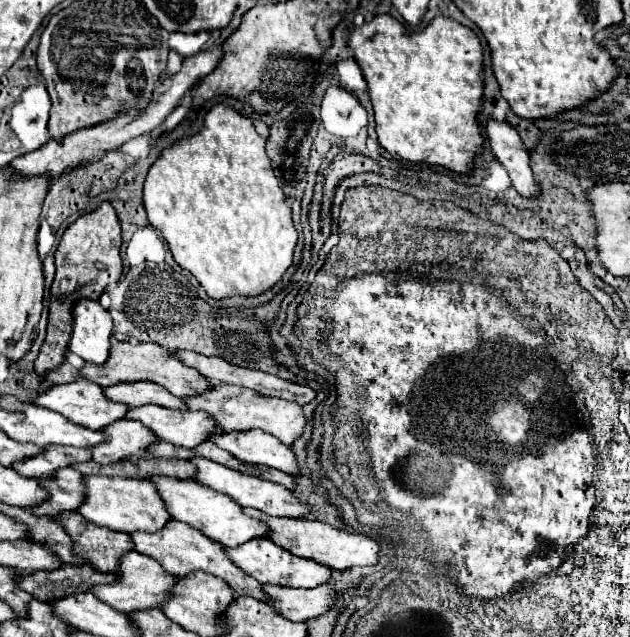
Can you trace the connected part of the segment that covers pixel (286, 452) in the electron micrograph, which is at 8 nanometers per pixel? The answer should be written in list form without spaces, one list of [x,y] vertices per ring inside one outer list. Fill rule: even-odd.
[[[243,431],[243,433],[215,433],[211,441],[229,451],[239,461],[245,461],[249,465],[265,465],[271,469],[285,471],[289,475],[297,473],[297,463],[293,451],[279,443],[277,437],[271,437],[263,431]]]

